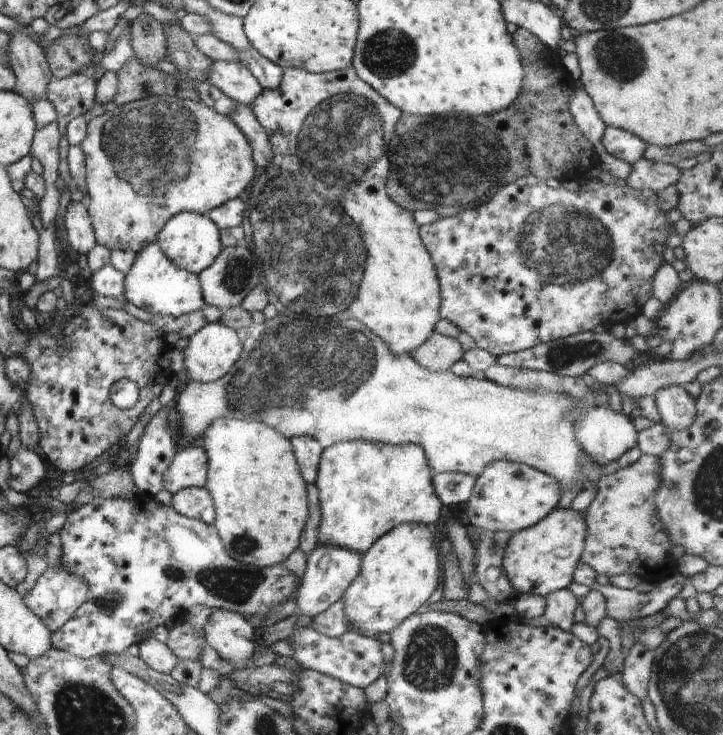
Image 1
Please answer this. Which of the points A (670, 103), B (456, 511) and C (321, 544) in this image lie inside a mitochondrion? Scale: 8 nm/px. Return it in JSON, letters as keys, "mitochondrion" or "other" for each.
{"A":"other","B":"other","C":"other"}

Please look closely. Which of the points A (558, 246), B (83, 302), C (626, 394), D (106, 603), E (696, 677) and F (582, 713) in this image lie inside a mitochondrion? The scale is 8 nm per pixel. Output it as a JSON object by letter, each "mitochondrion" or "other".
{"A":"mitochondrion","B":"other","C":"other","D":"mitochondrion","E":"mitochondrion","F":"other"}

